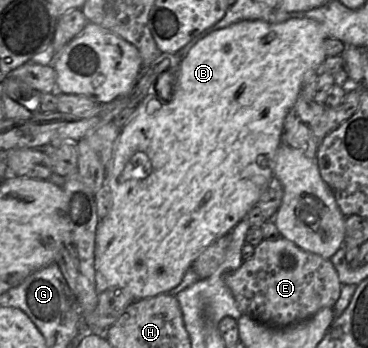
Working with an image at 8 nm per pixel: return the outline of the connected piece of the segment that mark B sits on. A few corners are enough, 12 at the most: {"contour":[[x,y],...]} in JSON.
{"contour":[[316,21],[199,40],[121,128],[94,265],[168,294],[274,177]]}

